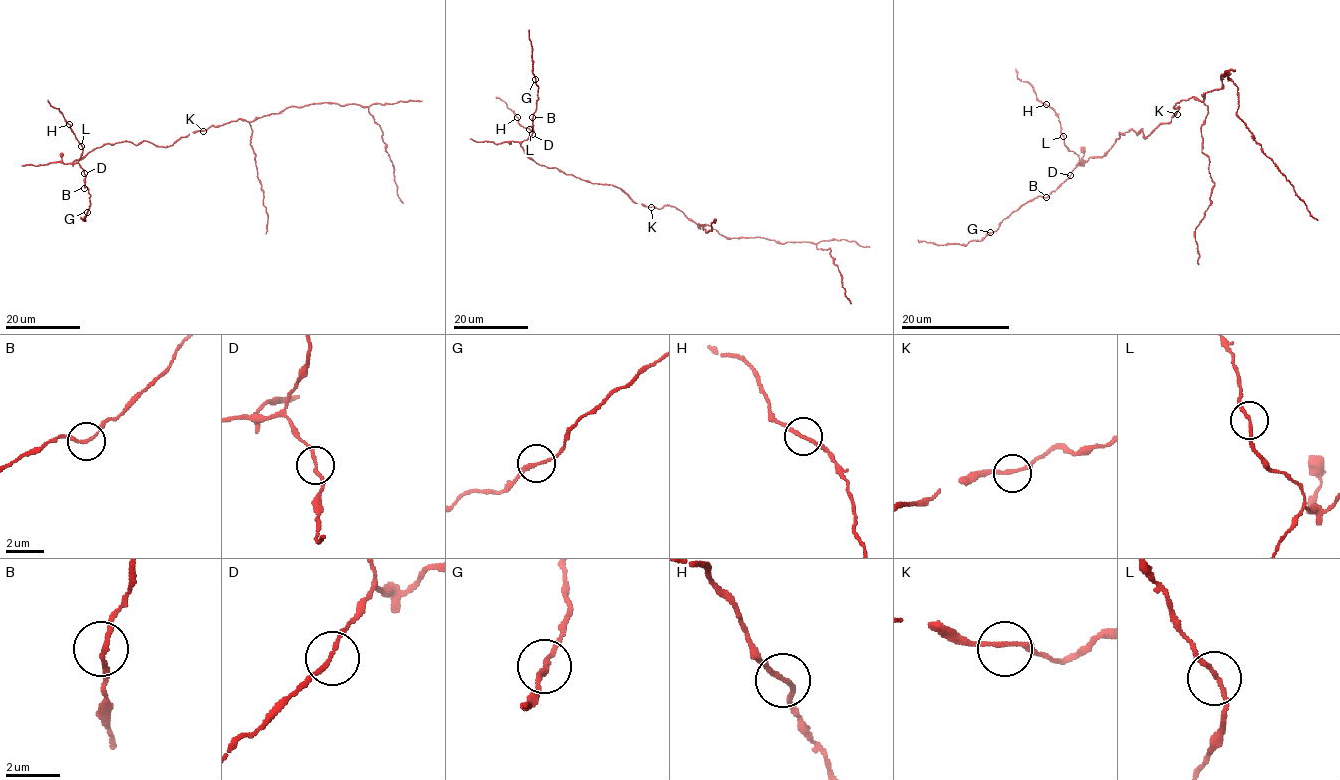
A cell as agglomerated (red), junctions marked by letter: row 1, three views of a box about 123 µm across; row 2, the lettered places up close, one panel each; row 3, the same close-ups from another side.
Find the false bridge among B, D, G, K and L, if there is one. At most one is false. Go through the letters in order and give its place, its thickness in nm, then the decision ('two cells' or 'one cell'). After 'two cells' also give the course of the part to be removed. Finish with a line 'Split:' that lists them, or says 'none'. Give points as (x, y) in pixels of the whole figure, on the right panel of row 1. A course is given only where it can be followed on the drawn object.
B: (1046, 197) | 160 nm | one cell
D: (1070, 175) | 150 nm | one cell
G: (990, 232) | 180 nm | one cell
K: (1177, 114) | 160 nm | one cell
L: (1063, 136) | 160 nm | one cell
Split: none

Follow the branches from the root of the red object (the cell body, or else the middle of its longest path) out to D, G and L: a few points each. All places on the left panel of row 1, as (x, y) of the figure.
D: (203, 130), (181, 136), (169, 146), (146, 141), (103, 144), (73, 162), (84, 173)
G: (203, 130), (169, 146), (146, 141), (103, 144), (75, 159), (90, 195), (87, 212)
L: (203, 130), (181, 136), (169, 146), (146, 141), (103, 144), (73, 163), (80, 158), (81, 145)

